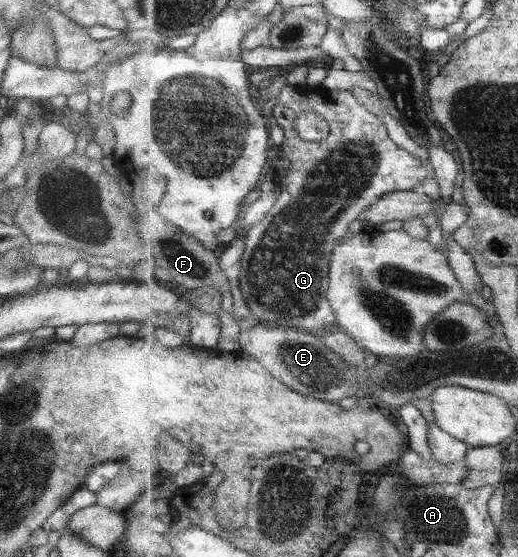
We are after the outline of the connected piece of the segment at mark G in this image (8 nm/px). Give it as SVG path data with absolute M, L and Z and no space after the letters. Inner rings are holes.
M286 85L280 90L280 94L277 96L277 101L272 112L273 118L277 121L277 124L281 127L284 132L284 140L281 146L281 154L289 160L289 165L285 170L285 173L281 176L281 195L278 202L274 205L274 208L270 210L270 213L266 215L266 219L256 223L250 231L247 232L247 239L245 241L245 254L241 260L241 270L239 275L239 288L242 288L242 295L246 300L247 306L249 307L252 318L260 318L260 320L268 320L268 322L278 322L278 324L284 324L284 326L293 326L300 329L306 329L314 332L314 330L327 330L332 329L337 322L337 314L333 309L333 306L328 300L326 290L330 287L330 261L334 253L334 248L337 248L339 242L346 236L350 235L350 224L354 220L359 220L362 215L369 210L371 206L376 204L384 195L390 192L402 192L414 190L416 186L422 184L426 178L432 177L437 183L437 176L435 168L431 164L424 165L420 160L416 159L416 156L409 154L406 150L400 148L386 131L386 126L381 122L381 117L374 115L360 102L358 98L348 90L331 91L321 86L305 87L304 89ZM303 112L317 112L323 116L323 119L330 127L330 134L321 141L309 141L303 139L299 130L295 127L297 116L303 114Z

